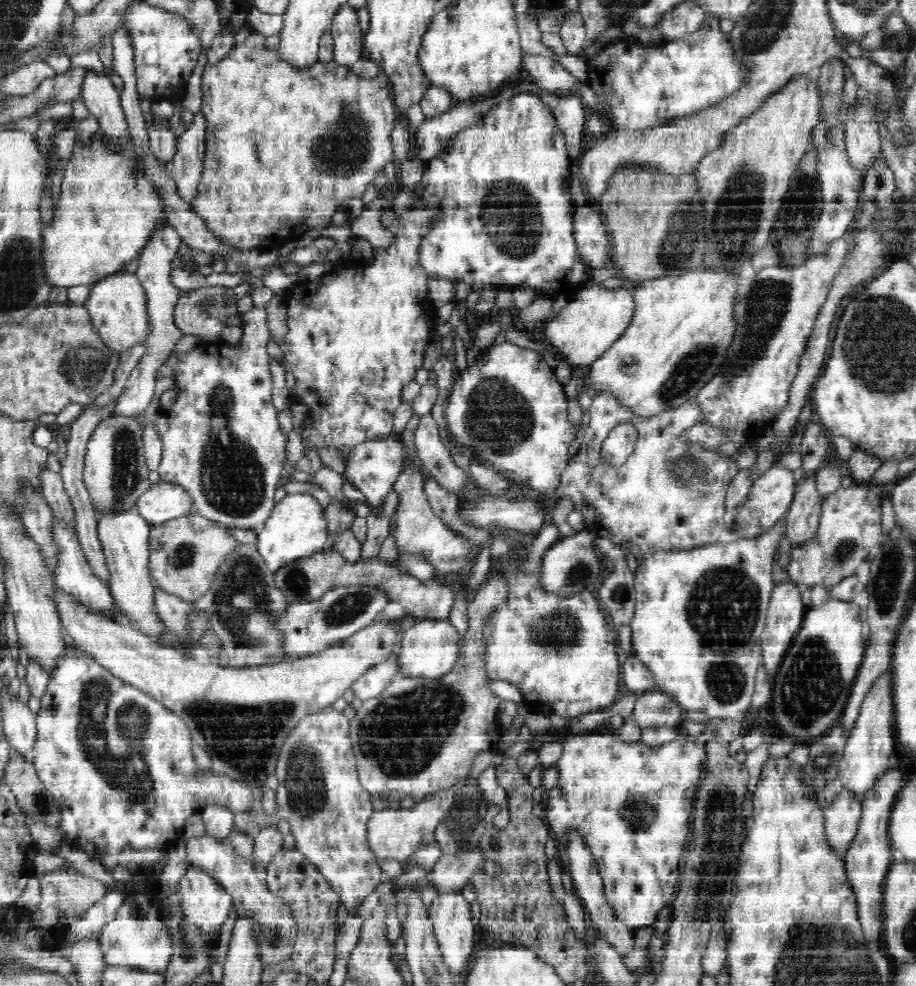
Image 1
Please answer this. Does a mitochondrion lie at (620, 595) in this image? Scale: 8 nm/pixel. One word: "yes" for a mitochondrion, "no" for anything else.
yes

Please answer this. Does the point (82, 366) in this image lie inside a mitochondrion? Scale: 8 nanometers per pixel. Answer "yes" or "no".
yes

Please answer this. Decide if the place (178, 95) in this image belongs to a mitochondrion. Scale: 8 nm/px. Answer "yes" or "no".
no

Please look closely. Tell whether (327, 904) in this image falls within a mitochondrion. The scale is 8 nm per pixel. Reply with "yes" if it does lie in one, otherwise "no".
no

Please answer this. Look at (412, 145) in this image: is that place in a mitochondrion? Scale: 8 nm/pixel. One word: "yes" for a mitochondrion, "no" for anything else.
no

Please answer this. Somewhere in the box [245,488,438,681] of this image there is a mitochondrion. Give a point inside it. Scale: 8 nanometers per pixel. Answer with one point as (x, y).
(347, 608)

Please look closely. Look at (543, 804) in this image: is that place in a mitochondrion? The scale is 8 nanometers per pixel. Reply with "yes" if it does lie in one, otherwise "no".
no

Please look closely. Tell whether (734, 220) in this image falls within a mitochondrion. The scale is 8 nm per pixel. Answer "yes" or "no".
yes

